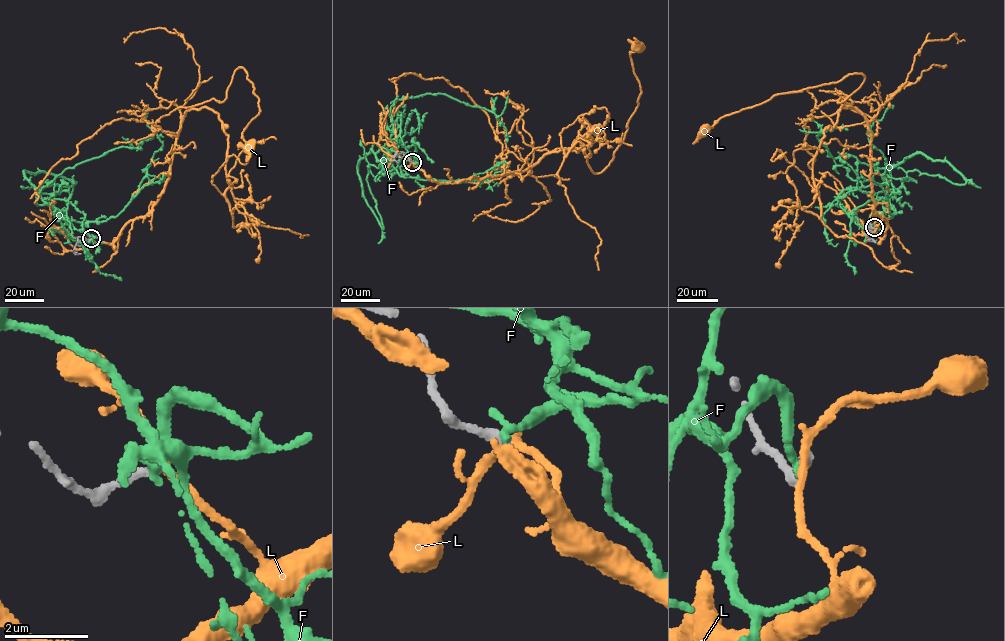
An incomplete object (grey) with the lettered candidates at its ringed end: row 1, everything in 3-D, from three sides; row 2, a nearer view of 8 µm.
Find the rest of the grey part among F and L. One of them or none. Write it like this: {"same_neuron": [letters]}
{"same_neuron": []}

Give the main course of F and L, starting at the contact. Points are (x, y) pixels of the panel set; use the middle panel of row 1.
F: (412, 161), (390, 149), (379, 161), (372, 148), (397, 118), (398, 100), (442, 93), (492, 111), (510, 136)
L: (412, 162), (432, 181), (453, 183), (524, 170), (572, 148), (600, 173), (638, 103), (629, 55), (637, 47)

